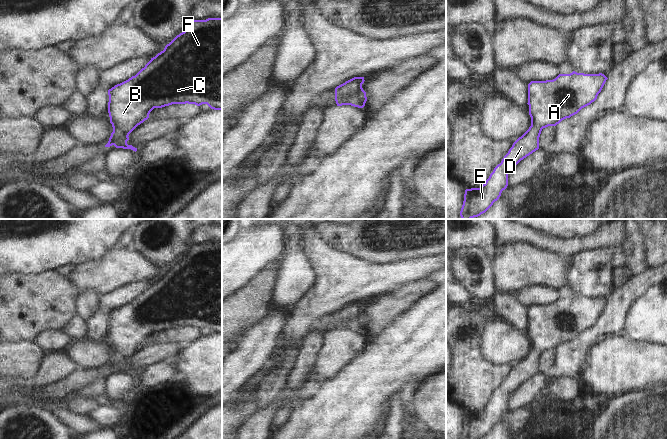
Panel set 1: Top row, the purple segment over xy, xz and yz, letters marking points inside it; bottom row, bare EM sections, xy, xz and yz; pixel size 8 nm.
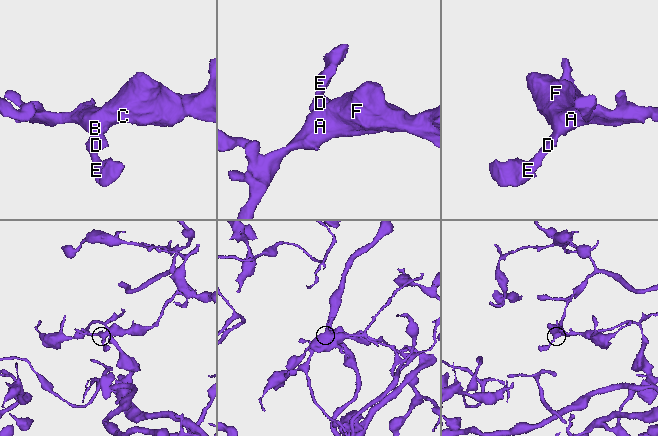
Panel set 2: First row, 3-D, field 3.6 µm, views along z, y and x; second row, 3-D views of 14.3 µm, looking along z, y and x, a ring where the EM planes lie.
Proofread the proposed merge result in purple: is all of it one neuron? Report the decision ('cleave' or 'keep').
keep

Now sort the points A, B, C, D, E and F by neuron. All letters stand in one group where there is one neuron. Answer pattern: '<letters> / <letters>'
A B C D E F

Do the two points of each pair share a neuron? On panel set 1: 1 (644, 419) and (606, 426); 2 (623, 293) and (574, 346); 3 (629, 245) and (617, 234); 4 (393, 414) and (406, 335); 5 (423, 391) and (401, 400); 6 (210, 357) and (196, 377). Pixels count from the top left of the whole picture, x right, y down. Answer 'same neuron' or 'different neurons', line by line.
1: same neuron
2: same neuron
3: different neurons
4: different neurons
5: different neurons
6: same neuron

